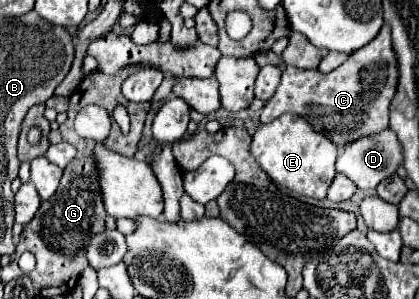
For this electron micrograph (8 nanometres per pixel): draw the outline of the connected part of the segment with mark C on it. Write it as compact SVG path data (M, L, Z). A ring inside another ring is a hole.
M384 25L374 41L370 41L364 49L352 53L348 61L344 61L328 75L320 73L318 69L304 71L296 67L286 67L282 71L282 81L276 87L276 93L260 113L260 123L270 123L282 113L292 111L304 117L318 133L326 135L336 145L344 145L358 137L380 133L388 127L388 109L396 93L396 81L396 53L392 49L390 29L388 25ZM366 101L368 111L364 111Z

